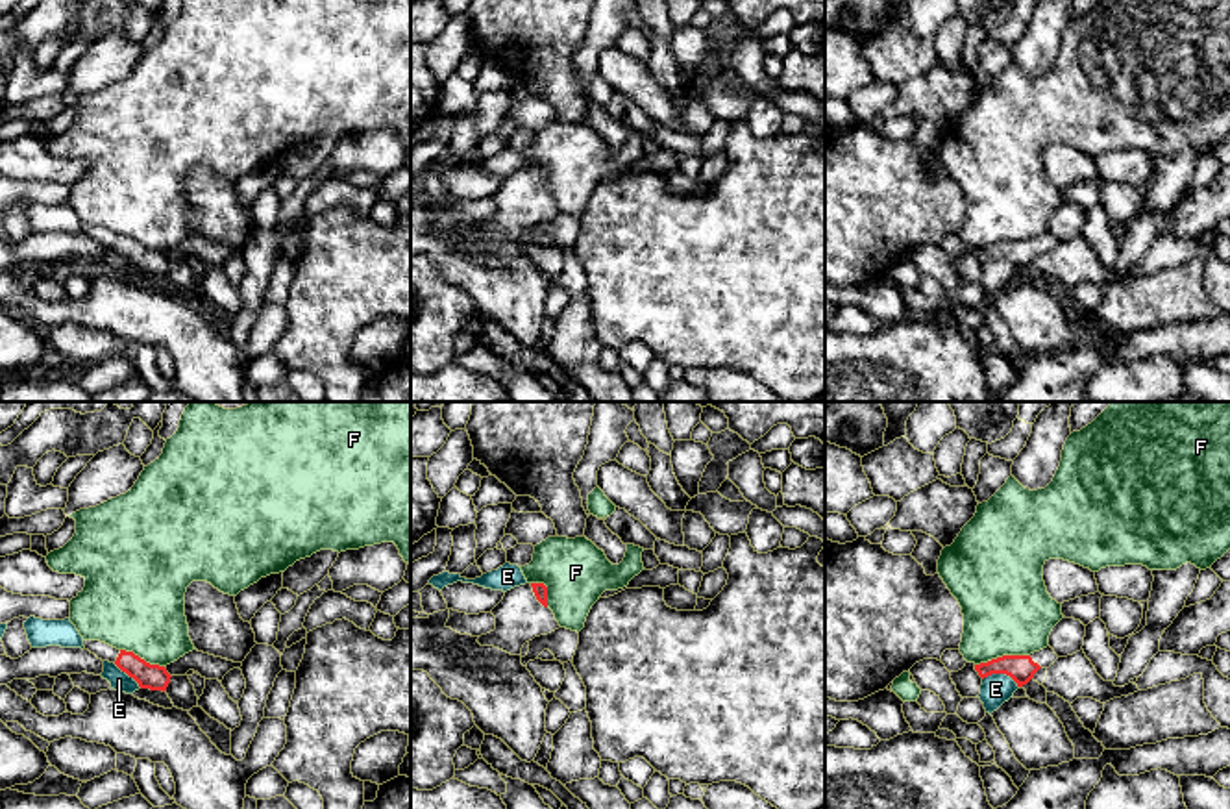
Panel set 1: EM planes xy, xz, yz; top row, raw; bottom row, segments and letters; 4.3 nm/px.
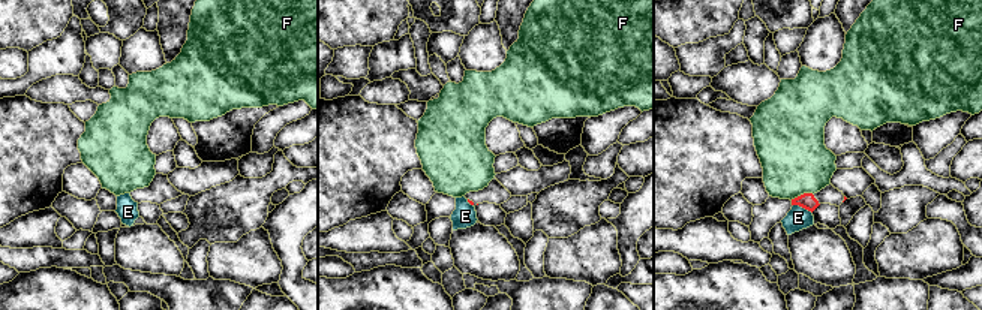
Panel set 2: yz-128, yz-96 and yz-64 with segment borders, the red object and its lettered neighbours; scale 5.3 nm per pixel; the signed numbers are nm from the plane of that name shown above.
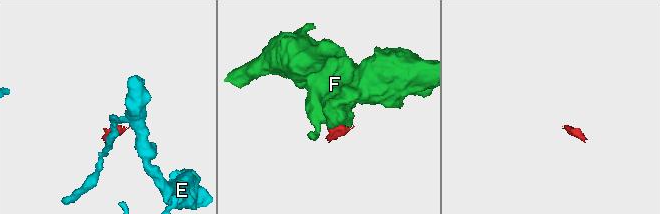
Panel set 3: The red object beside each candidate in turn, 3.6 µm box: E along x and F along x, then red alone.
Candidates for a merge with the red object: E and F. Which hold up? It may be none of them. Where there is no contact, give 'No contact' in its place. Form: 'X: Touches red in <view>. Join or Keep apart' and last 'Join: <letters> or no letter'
E: Touches red in yz. Keep apart
F: Touches red in yz. Keep apart
Join: no letter

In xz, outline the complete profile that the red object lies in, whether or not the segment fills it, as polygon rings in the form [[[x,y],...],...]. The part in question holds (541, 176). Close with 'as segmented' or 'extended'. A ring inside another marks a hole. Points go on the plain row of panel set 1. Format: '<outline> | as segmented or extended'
[[[525,168],[505,178],[490,196],[496,215],[481,220],[481,231],[494,231],[510,241],[520,241],[525,228],[559,215],[553,196],[547,193],[547,172]]] | extended

